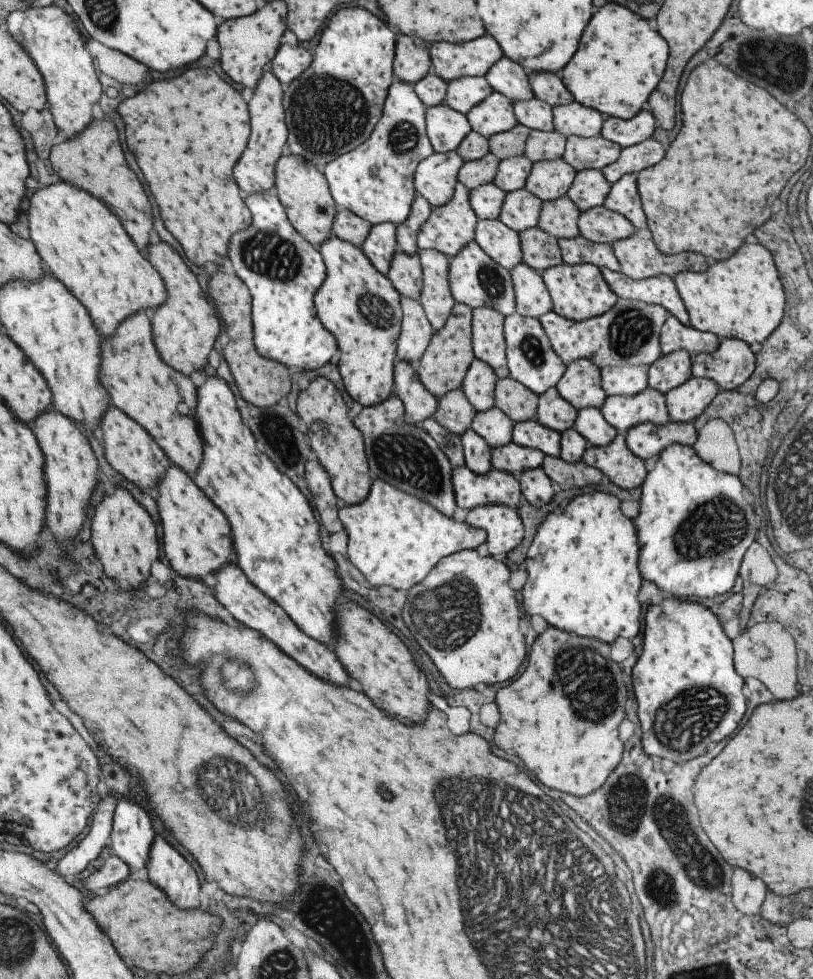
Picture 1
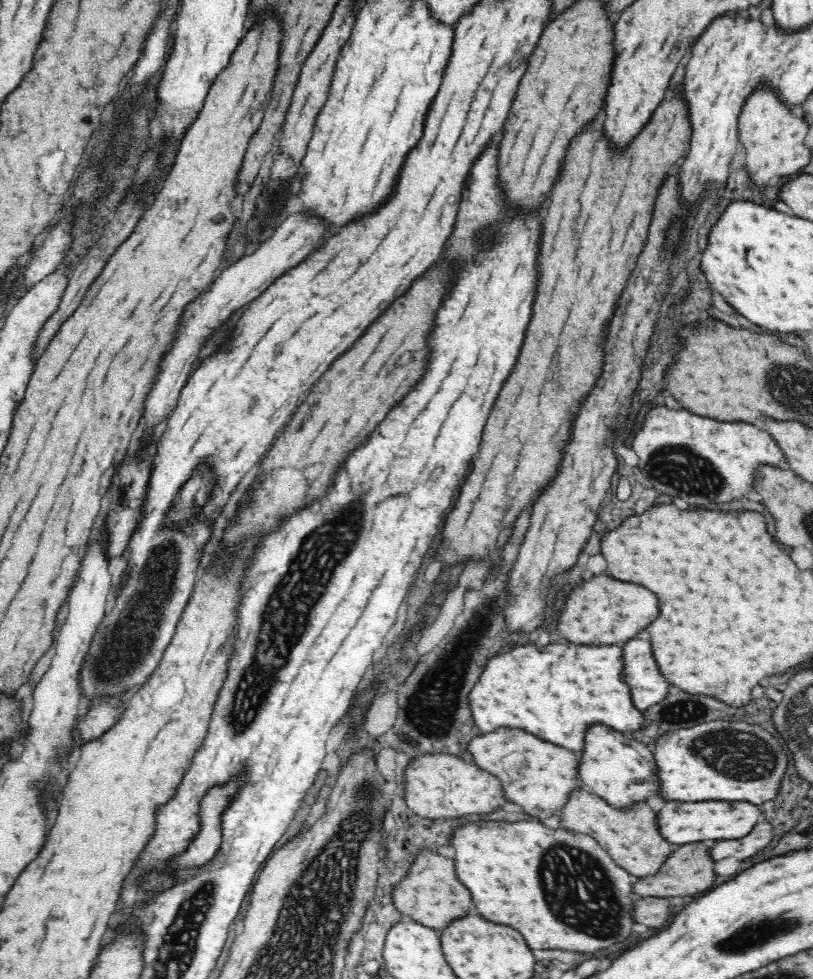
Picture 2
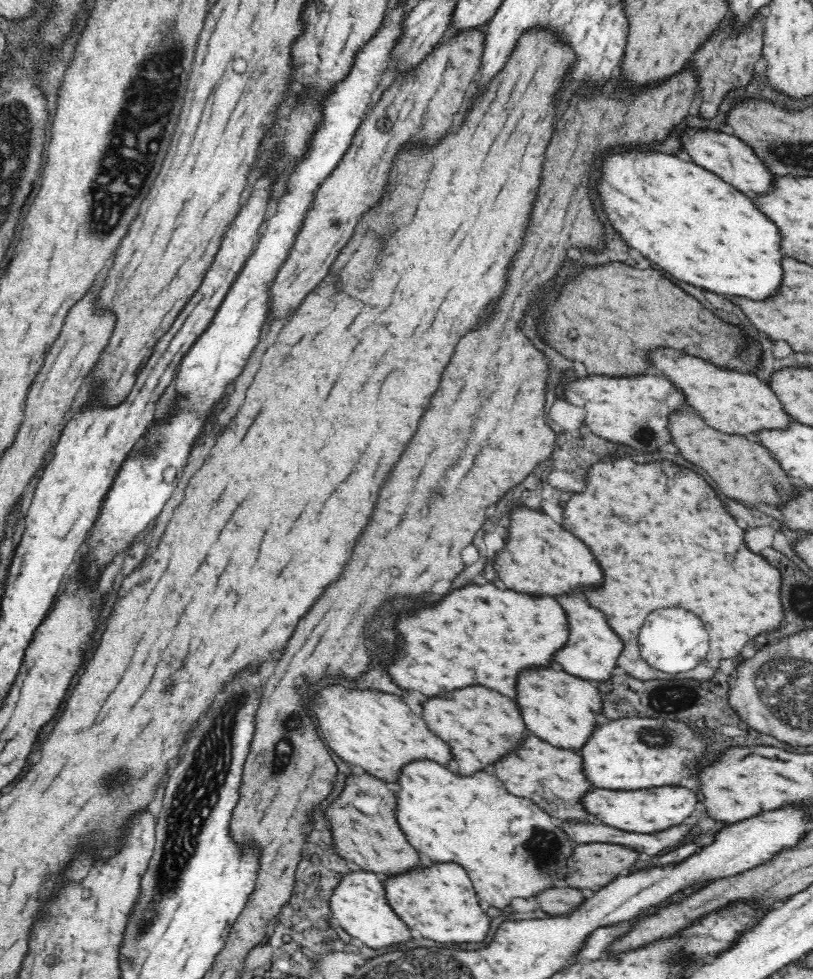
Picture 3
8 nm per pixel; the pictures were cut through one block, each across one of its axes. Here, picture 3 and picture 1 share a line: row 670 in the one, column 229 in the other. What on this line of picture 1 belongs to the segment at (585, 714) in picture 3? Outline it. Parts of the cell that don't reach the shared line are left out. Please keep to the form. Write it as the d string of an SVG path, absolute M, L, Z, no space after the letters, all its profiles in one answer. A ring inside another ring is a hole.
M171 465L162 479L156 486L159 498L157 498L157 508L160 518L160 526L163 529L163 554L173 569L179 576L186 579L200 580L205 574L214 574L226 564L235 564L236 556L232 543L232 536L229 532L229 524L225 516L201 494L202 490L189 480L189 476L181 469Z

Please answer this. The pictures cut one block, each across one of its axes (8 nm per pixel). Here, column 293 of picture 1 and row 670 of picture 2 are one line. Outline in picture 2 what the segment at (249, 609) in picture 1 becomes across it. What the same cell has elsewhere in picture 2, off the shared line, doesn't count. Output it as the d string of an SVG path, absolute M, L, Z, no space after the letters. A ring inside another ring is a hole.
M632 638L624 651L624 681L630 685L634 706L643 713L660 704L670 692L670 681L660 671L654 659L652 645L646 640Z

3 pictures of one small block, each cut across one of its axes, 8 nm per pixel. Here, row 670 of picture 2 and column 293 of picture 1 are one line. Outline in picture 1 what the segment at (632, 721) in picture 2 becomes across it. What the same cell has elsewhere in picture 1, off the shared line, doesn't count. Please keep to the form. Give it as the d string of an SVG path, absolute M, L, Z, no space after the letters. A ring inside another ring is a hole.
M208 372L205 383L196 388L196 406L194 417L203 438L203 460L195 472L193 482L199 486L205 496L225 514L229 526L236 556L235 564L243 571L249 582L267 598L276 602L293 624L329 648L334 646L334 607L339 604L341 580L335 572L335 562L323 552L319 542L319 524L313 517L313 508L306 494L302 493L285 474L277 472L273 462L257 452L255 440L249 428L243 424L235 407L233 394L227 384Z

